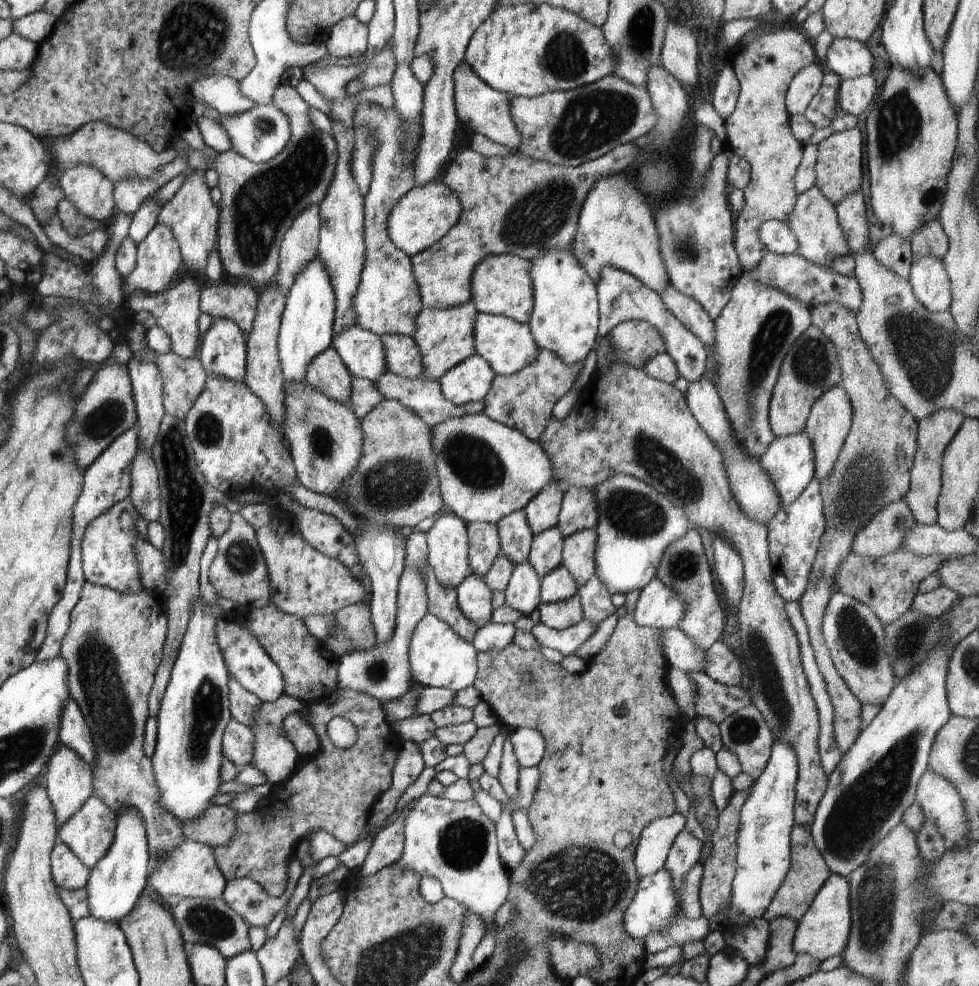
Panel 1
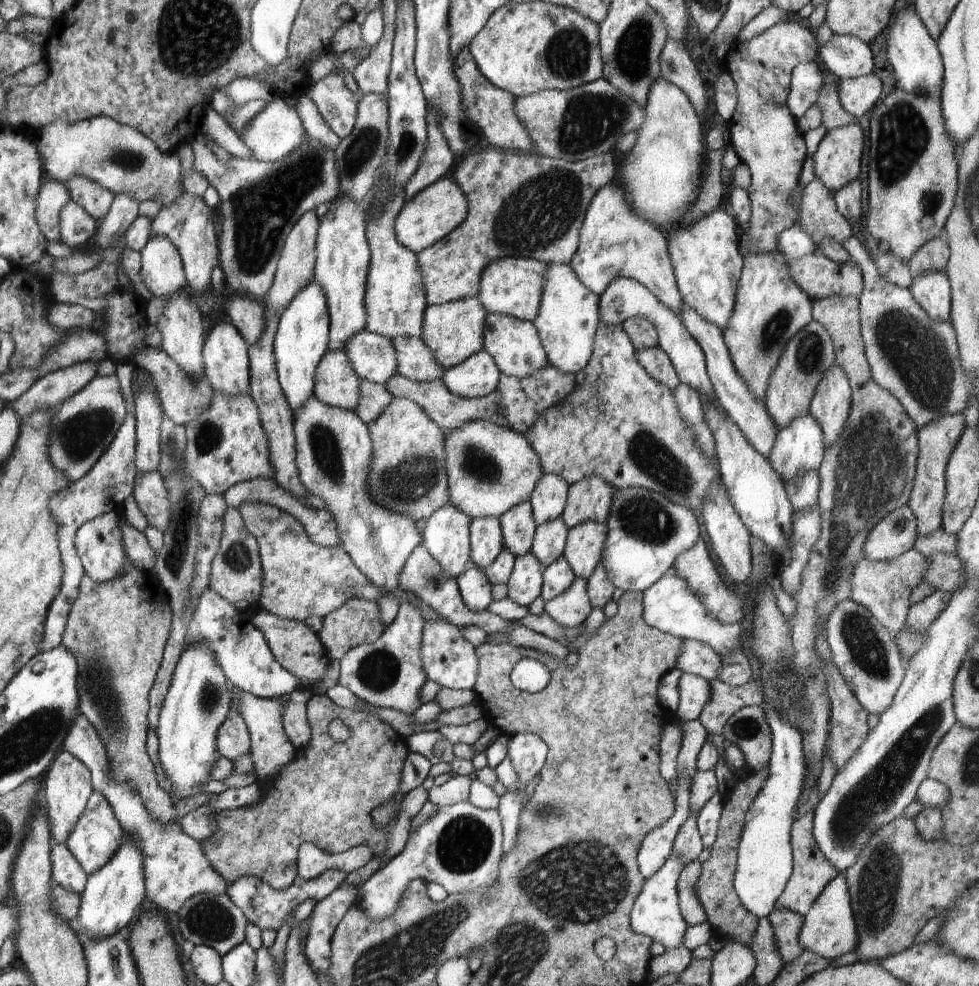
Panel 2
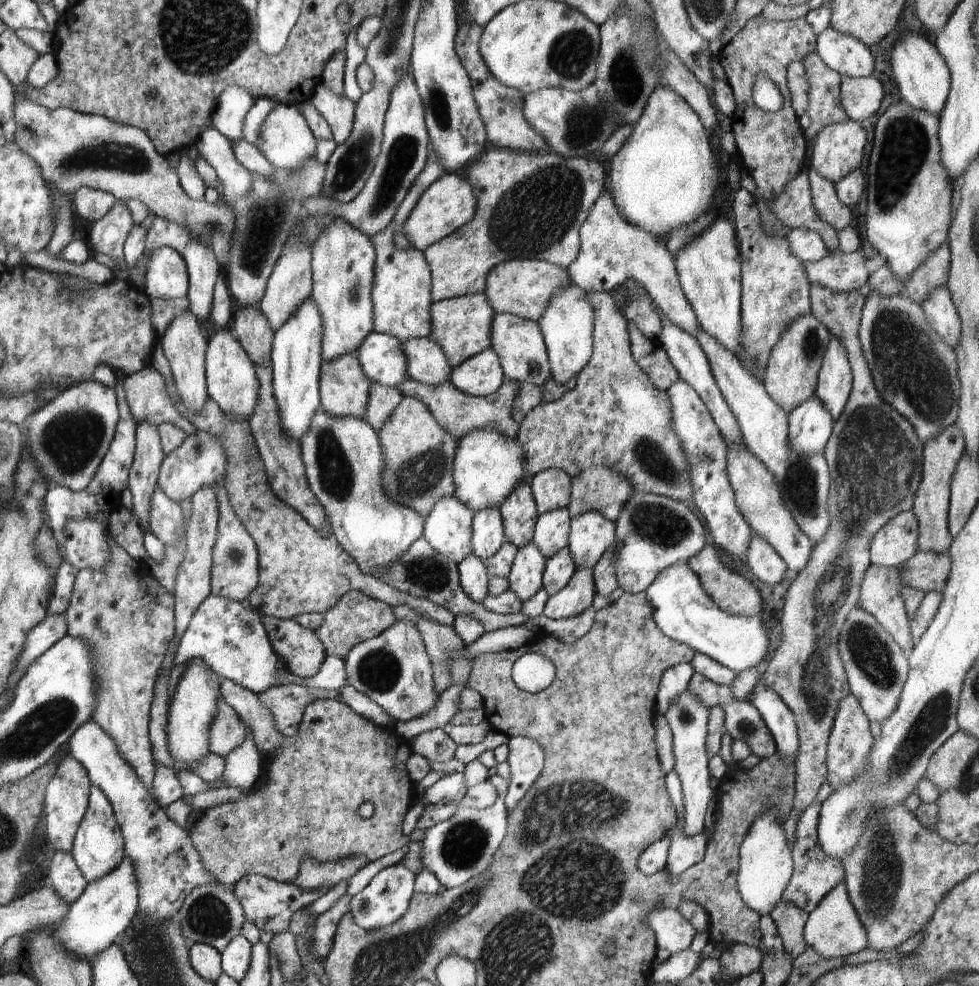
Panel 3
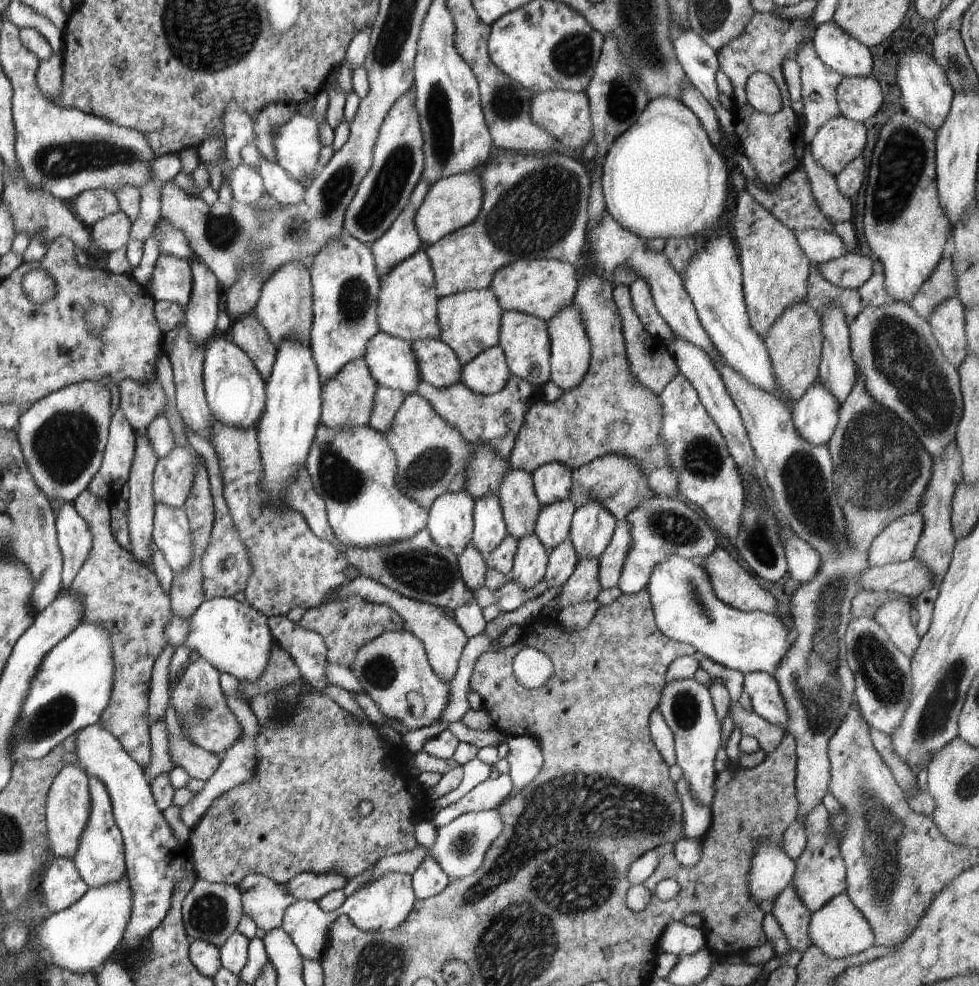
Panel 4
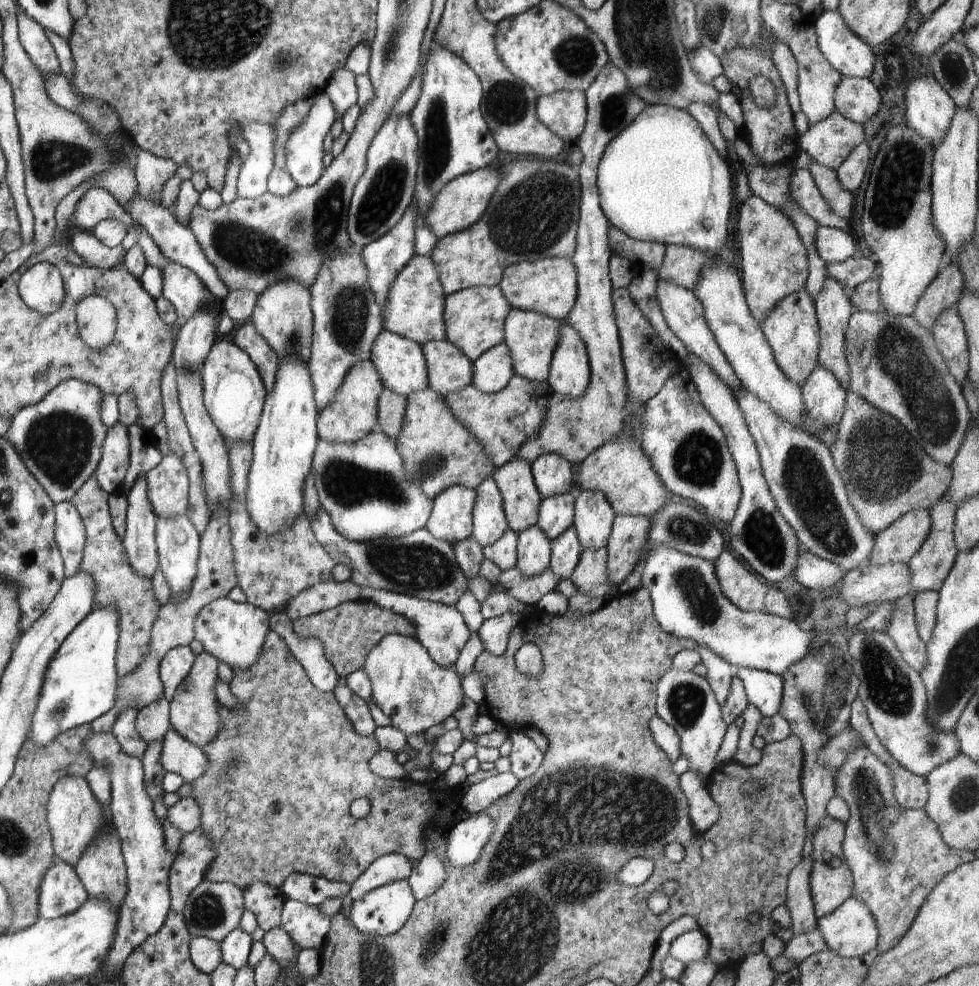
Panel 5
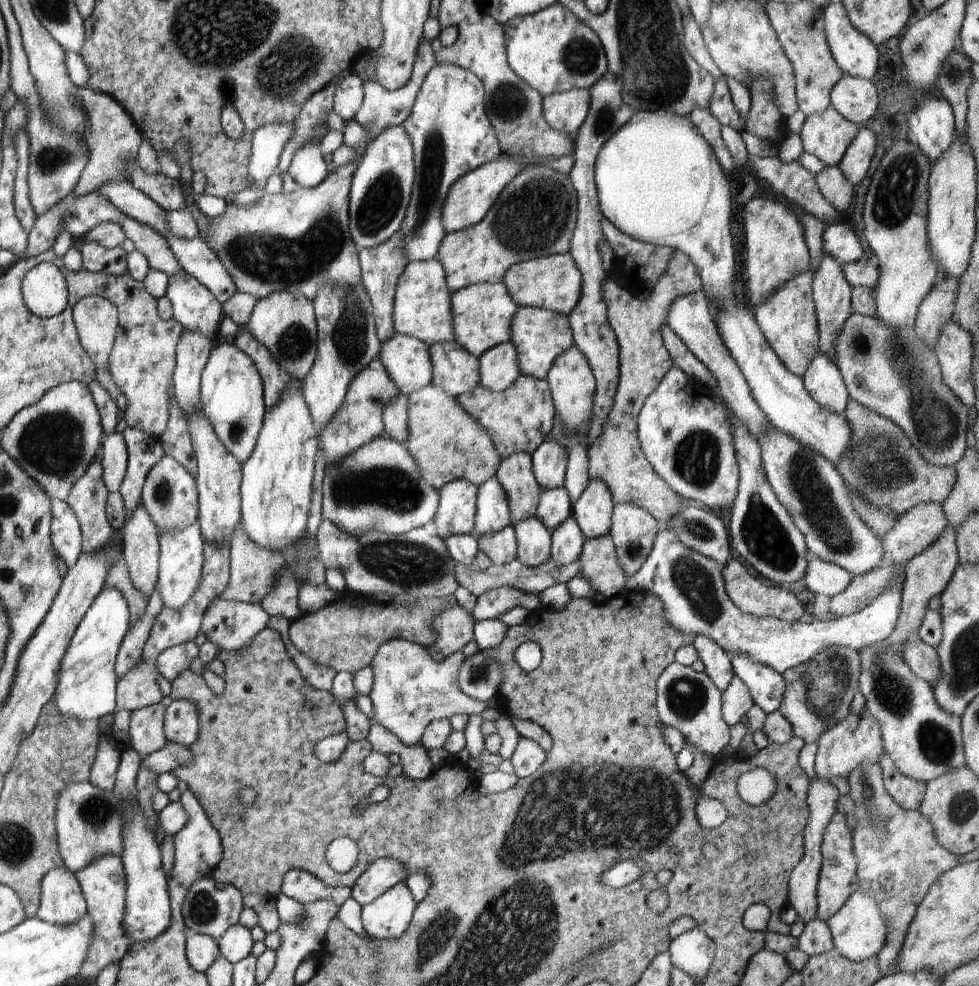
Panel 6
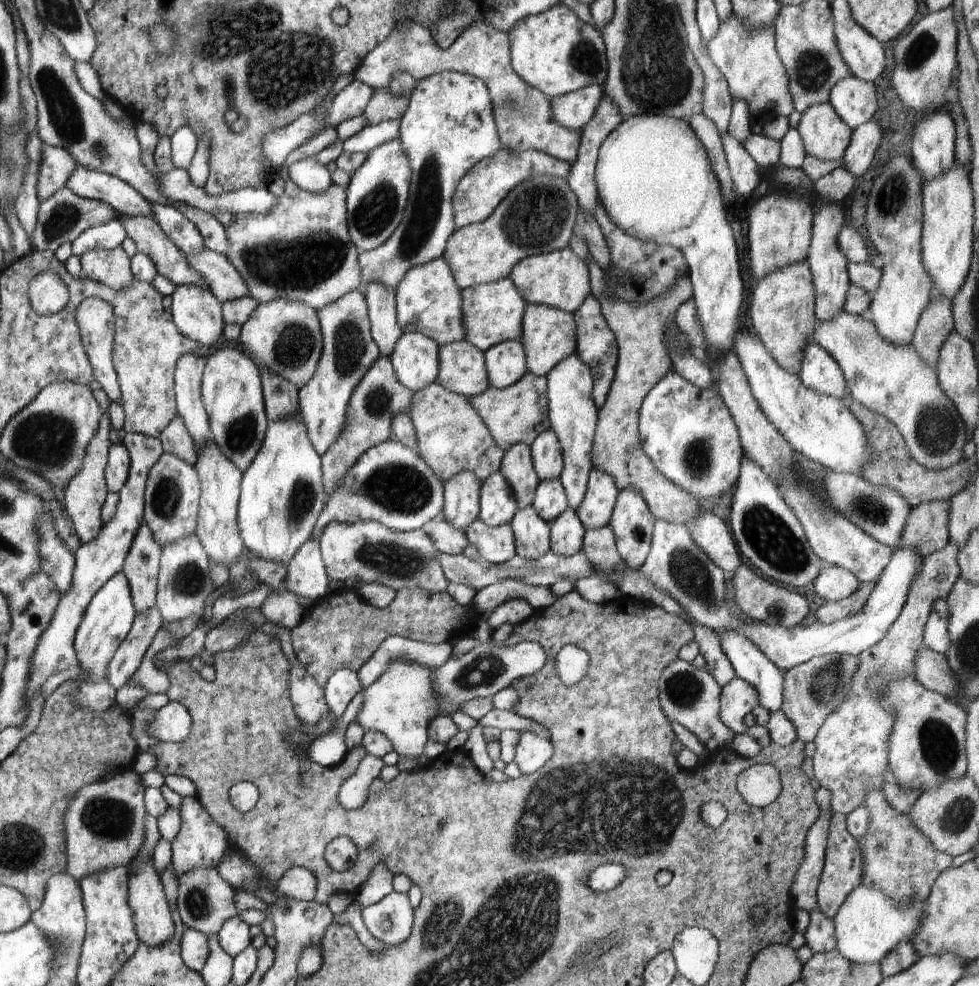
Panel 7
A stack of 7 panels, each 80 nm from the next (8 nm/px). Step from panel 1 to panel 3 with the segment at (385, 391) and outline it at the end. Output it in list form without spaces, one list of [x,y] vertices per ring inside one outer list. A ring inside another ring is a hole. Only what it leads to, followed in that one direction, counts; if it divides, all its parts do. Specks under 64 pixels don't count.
[[[410,379],[398,384],[396,389],[398,392],[402,392],[404,397],[414,396],[422,404],[426,404],[432,416],[436,418],[436,422],[456,439],[466,436],[472,430],[480,430],[480,428],[494,430],[494,432],[504,434],[512,440],[516,440],[516,436],[520,432],[521,424],[514,420],[514,412],[512,412],[512,404],[514,404],[514,398],[518,394],[518,382],[516,380],[506,379],[502,387],[488,397],[474,397],[464,394],[449,381],[440,384],[440,386],[434,386]]]

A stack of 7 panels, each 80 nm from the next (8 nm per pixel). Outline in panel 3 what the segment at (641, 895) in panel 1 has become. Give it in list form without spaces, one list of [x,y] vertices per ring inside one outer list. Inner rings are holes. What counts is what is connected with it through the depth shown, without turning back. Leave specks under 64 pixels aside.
[[[682,820],[680,826],[670,832],[670,847],[666,860],[666,870],[668,875],[677,876],[685,872],[688,868],[696,866],[704,860],[708,852],[708,840],[704,832],[696,836],[684,836],[682,834]],[[654,907],[642,920],[656,938],[657,949],[671,954],[688,950],[696,934],[695,926],[685,920],[676,908]]]

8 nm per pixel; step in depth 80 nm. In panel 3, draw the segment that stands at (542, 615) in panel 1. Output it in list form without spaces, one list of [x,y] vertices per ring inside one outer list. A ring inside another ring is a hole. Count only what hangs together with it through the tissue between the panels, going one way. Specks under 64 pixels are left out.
[[[575,568],[570,583],[548,598],[543,614],[550,620],[578,616],[594,605],[596,596],[594,568]]]

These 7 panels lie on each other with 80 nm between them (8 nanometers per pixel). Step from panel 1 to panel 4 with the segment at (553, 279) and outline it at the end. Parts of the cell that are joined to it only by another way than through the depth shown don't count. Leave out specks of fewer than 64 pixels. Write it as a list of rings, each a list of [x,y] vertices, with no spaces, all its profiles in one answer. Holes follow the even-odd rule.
[[[574,304],[562,308],[562,312],[554,314],[548,322],[551,351],[551,378],[550,380],[562,390],[568,392],[580,385],[589,368],[591,352],[590,342],[586,330],[582,326],[582,316]]]

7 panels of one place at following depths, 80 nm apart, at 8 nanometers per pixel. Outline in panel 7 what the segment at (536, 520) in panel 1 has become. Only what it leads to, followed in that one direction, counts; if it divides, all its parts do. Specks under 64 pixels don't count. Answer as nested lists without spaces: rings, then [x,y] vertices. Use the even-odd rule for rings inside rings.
[[[548,426],[531,445],[532,464],[539,480],[554,480],[560,477],[563,468],[563,450],[558,436]]]

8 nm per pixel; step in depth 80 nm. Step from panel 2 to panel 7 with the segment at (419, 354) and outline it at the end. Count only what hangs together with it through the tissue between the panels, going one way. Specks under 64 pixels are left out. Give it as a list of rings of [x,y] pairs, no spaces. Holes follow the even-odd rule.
[[[466,340],[440,346],[438,348],[438,364],[440,364],[440,372],[438,372],[436,382],[450,392],[474,398],[478,394],[484,394],[484,390],[490,387],[484,352],[480,352],[476,346],[472,346]]]

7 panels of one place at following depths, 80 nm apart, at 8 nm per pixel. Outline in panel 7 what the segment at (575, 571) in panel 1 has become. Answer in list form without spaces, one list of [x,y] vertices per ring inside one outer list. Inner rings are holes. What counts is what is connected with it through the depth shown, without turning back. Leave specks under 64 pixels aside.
[[[592,468],[587,494],[580,507],[574,510],[585,530],[598,530],[611,522],[612,510],[618,494],[614,478],[598,468]]]

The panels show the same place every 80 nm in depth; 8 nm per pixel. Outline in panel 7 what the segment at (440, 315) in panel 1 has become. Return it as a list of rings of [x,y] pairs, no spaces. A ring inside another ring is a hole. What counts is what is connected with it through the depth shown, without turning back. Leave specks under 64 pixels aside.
[[[509,277],[462,289],[462,326],[466,334],[465,340],[484,353],[496,344],[508,340],[521,340],[522,318],[527,306]]]

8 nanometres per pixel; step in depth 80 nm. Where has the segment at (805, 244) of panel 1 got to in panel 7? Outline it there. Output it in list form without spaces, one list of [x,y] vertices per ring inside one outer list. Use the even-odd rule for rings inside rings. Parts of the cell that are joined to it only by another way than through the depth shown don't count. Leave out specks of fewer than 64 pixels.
[[[840,166],[840,168],[832,170],[830,174],[822,176],[820,180],[814,183],[814,188],[816,188],[816,194],[820,198],[841,203],[850,194],[856,182],[860,182],[856,176],[852,176],[844,166]]]

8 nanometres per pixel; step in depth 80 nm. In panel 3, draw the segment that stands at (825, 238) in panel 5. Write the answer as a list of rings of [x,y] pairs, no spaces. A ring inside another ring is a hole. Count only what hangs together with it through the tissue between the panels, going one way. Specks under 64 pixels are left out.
[[[804,228],[792,229],[785,238],[790,244],[792,254],[804,263],[816,262],[830,254],[824,240],[816,232]]]

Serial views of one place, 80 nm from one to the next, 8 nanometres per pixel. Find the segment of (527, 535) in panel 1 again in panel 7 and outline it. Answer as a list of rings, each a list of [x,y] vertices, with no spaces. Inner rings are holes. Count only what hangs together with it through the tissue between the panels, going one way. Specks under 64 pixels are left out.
[[[514,444],[505,451],[500,471],[506,482],[510,484],[514,498],[518,502],[518,510],[532,506],[534,490],[538,487],[539,479],[534,464],[532,464],[532,450],[528,444]]]

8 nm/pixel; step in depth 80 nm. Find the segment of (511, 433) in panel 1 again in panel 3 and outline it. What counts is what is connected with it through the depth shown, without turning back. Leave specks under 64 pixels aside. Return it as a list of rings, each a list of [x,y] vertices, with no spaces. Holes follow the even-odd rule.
[[[488,428],[472,430],[466,436],[458,438],[456,454],[454,454],[454,495],[462,504],[466,504],[470,510],[482,510],[488,506],[499,506],[508,494],[516,490],[516,486],[522,480],[530,476],[526,472],[526,460],[522,454],[522,448],[516,440],[498,434]]]

